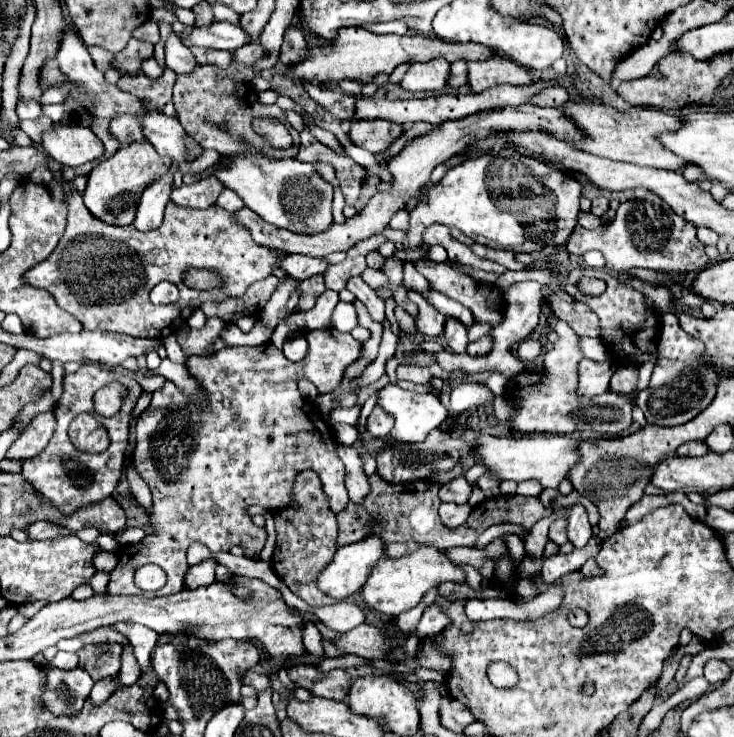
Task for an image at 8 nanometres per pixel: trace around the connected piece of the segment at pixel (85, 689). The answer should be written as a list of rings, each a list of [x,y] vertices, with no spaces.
[[[47,667],[47,669],[49,669],[47,691],[45,691],[47,709],[53,709],[55,715],[61,713],[75,715],[91,693],[93,687],[91,675],[81,667],[75,667],[71,671],[55,669],[55,667]]]

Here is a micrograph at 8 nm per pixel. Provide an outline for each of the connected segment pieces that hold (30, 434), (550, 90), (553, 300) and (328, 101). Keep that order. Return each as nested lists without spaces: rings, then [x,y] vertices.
[[[51,413],[41,415],[35,423],[31,423],[29,431],[25,431],[7,451],[7,459],[11,461],[27,461],[35,457],[35,453],[43,451],[47,447],[47,441],[51,439],[51,433],[55,429],[55,417]]]
[[[543,87],[529,99],[529,103],[537,107],[559,107],[567,99],[569,99],[569,93],[563,87]]]
[[[563,291],[555,293],[547,301],[553,313],[559,319],[567,321],[579,337],[599,337],[601,335],[599,317],[595,317],[595,313],[587,305],[575,301],[569,293],[563,293]]]
[[[303,81],[303,87],[305,87],[305,91],[309,93],[309,97],[315,101],[315,103],[319,103],[319,105],[323,105],[327,111],[331,111],[339,121],[345,121],[345,119],[349,119],[351,117],[351,109],[355,107],[355,97],[351,97],[351,95],[347,95],[345,91],[341,91],[341,89],[325,89],[325,87],[321,87],[321,85],[313,85],[311,81]]]

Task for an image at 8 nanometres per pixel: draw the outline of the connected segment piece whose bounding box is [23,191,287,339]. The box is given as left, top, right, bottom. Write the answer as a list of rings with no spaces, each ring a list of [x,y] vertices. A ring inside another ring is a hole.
[[[77,191],[69,193],[65,203],[69,207],[65,235],[45,261],[23,275],[23,281],[51,293],[57,305],[71,313],[85,331],[101,329],[131,337],[165,339],[175,329],[181,329],[191,313],[207,301],[207,293],[189,289],[183,283],[181,275],[185,267],[205,267],[223,277],[223,287],[217,289],[219,303],[229,297],[241,297],[253,281],[273,275],[273,269],[281,267],[281,259],[287,255],[285,251],[257,245],[251,233],[237,223],[235,215],[215,205],[207,209],[183,209],[167,203],[161,227],[139,233],[133,225],[115,227],[91,217]],[[71,213],[75,215],[73,223]],[[105,279],[115,279],[119,287],[113,289]],[[161,281],[171,281],[179,287],[177,303],[153,305],[149,301],[149,289]]]

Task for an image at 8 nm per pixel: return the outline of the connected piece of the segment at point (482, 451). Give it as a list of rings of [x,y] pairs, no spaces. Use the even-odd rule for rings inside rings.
[[[483,435],[477,439],[473,457],[483,461],[485,467],[499,479],[511,481],[537,481],[541,487],[557,489],[559,483],[569,475],[571,467],[579,461],[579,443],[581,439],[565,435],[525,435],[525,437],[491,437]]]

